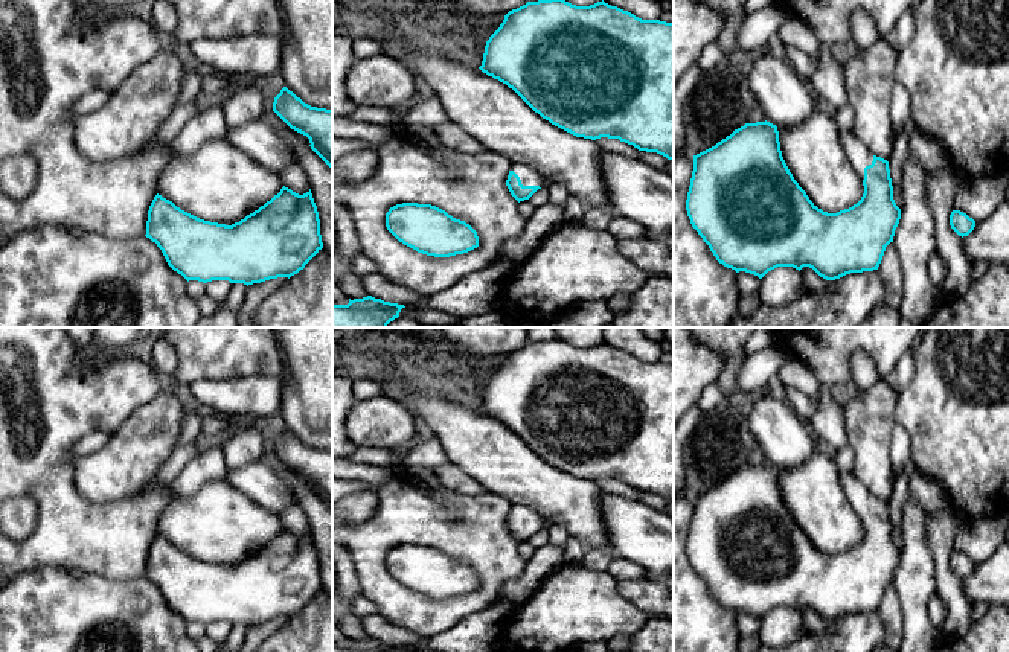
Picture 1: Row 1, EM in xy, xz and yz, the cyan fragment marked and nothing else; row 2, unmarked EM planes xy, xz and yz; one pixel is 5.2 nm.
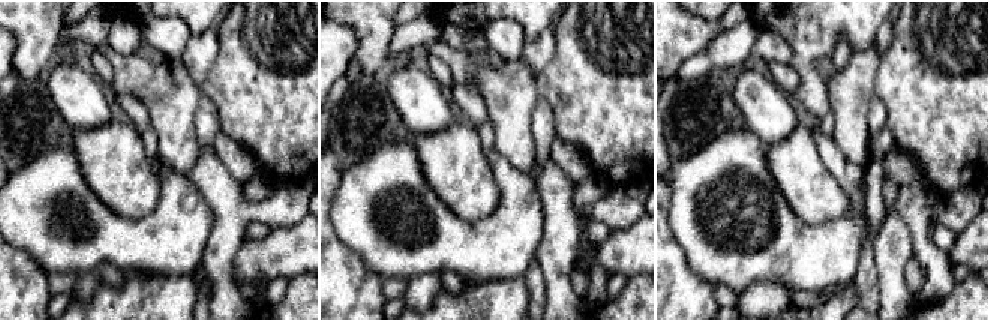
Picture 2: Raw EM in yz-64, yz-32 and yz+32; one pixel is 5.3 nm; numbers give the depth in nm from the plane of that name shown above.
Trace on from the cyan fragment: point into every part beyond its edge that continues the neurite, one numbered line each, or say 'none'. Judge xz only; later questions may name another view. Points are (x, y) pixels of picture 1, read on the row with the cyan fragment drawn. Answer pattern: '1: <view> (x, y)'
1: xz (529, 177)

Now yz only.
1: yz (860, 157)

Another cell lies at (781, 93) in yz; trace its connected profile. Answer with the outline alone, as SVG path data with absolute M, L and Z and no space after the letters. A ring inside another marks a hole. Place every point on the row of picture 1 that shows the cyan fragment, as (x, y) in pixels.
M764 50L745 58L744 70L765 120L777 128L796 126L817 111L806 81L786 59Z

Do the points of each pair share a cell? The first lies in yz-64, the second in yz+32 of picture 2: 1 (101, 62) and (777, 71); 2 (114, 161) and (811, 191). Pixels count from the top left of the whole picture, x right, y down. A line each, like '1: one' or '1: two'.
1: one
2: one

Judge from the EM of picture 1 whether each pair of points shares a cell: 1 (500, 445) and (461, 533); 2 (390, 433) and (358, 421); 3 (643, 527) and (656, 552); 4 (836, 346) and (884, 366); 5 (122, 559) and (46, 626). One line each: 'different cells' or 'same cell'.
1: different cells
2: same cell
3: same cell
4: same cell
5: different cells

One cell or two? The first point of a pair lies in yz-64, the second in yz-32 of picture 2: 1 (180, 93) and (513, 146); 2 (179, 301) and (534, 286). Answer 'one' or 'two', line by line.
1: one
2: two

